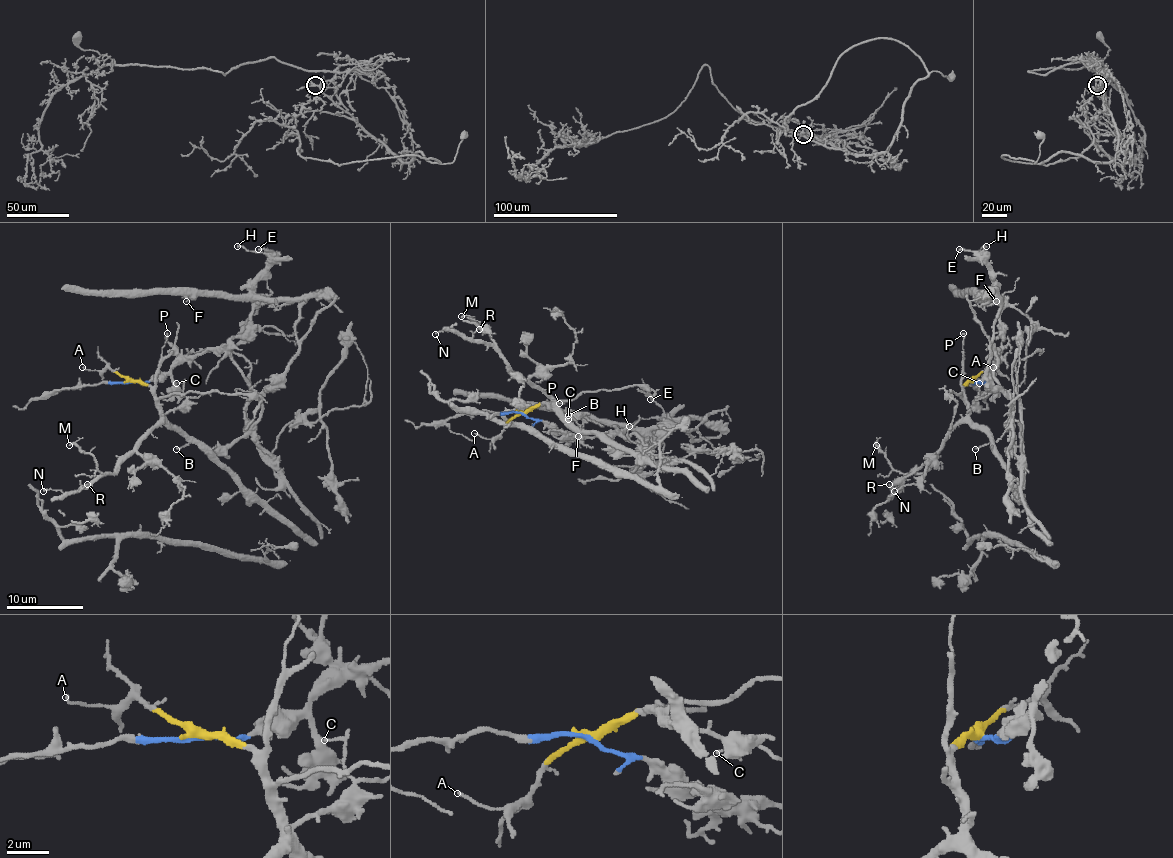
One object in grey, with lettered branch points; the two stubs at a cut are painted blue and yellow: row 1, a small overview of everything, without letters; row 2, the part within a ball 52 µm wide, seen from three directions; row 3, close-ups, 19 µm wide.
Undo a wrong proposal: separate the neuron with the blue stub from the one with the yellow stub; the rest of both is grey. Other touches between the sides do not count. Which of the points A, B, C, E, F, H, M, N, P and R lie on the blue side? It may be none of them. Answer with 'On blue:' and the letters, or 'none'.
On blue: E, F, H

